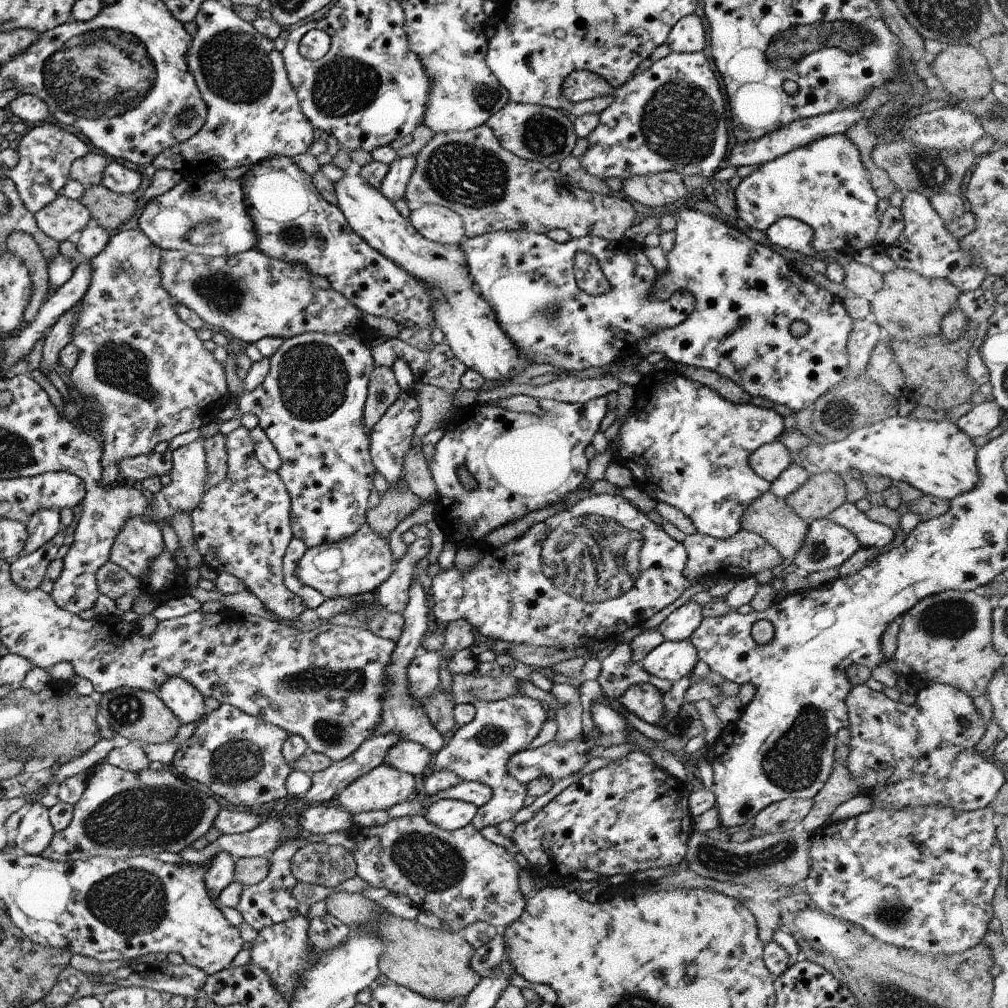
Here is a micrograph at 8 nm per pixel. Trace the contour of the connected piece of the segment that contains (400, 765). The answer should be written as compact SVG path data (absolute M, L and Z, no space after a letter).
M398 741L381 758L381 764L387 764L399 772L415 776L425 774L431 765L433 755L421 744L413 741Z

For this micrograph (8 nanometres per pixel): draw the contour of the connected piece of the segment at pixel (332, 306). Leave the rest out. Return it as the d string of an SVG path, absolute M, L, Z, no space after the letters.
M249 248L245 252L229 257L215 258L160 249L159 280L161 280L161 288L171 296L174 305L183 304L189 310L193 310L203 324L221 328L231 334L235 340L241 340L245 344L254 344L263 336L282 338L284 341L305 332L347 334L347 336L357 336L368 344L376 335L365 322L363 313L353 304L349 304L345 296L341 296L331 288L321 290L311 286L310 274L301 264L287 264L282 260L261 254L256 248Z

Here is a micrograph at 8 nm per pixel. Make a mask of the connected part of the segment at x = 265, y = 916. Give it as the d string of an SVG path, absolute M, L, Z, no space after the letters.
M287 840L287 842L279 844L271 852L272 855L266 859L268 872L265 878L253 886L242 887L237 903L237 912L242 918L241 922L249 924L249 926L252 926L259 932L262 928L271 926L271 924L285 922L285 920L289 920L289 918L293 918L297 914L295 909L297 902L291 894L296 880L293 878L291 870L289 870L289 862L300 846L299 840Z

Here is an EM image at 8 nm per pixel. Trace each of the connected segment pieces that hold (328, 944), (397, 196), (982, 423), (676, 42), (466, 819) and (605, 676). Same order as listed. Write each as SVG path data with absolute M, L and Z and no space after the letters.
M329 913L308 919L307 938L317 950L333 950L350 939L351 930Z
M415 156L397 157L397 160L388 166L387 174L383 177L378 189L383 198L395 204L397 200L404 200L403 194L405 194L408 178L415 168Z
M991 398L972 406L969 412L963 414L954 424L961 432L964 432L970 439L975 436L985 436L998 424L1003 410Z
M695 13L681 17L669 30L665 44L671 52L692 53L703 50L705 46L705 30L701 20Z
M443 799L427 803L424 817L433 826L451 832L471 823L476 812L476 806L471 803L462 800Z
M629 637L620 639L610 654L600 662L597 684L607 698L619 698L629 686L649 683L649 675L631 660Z

